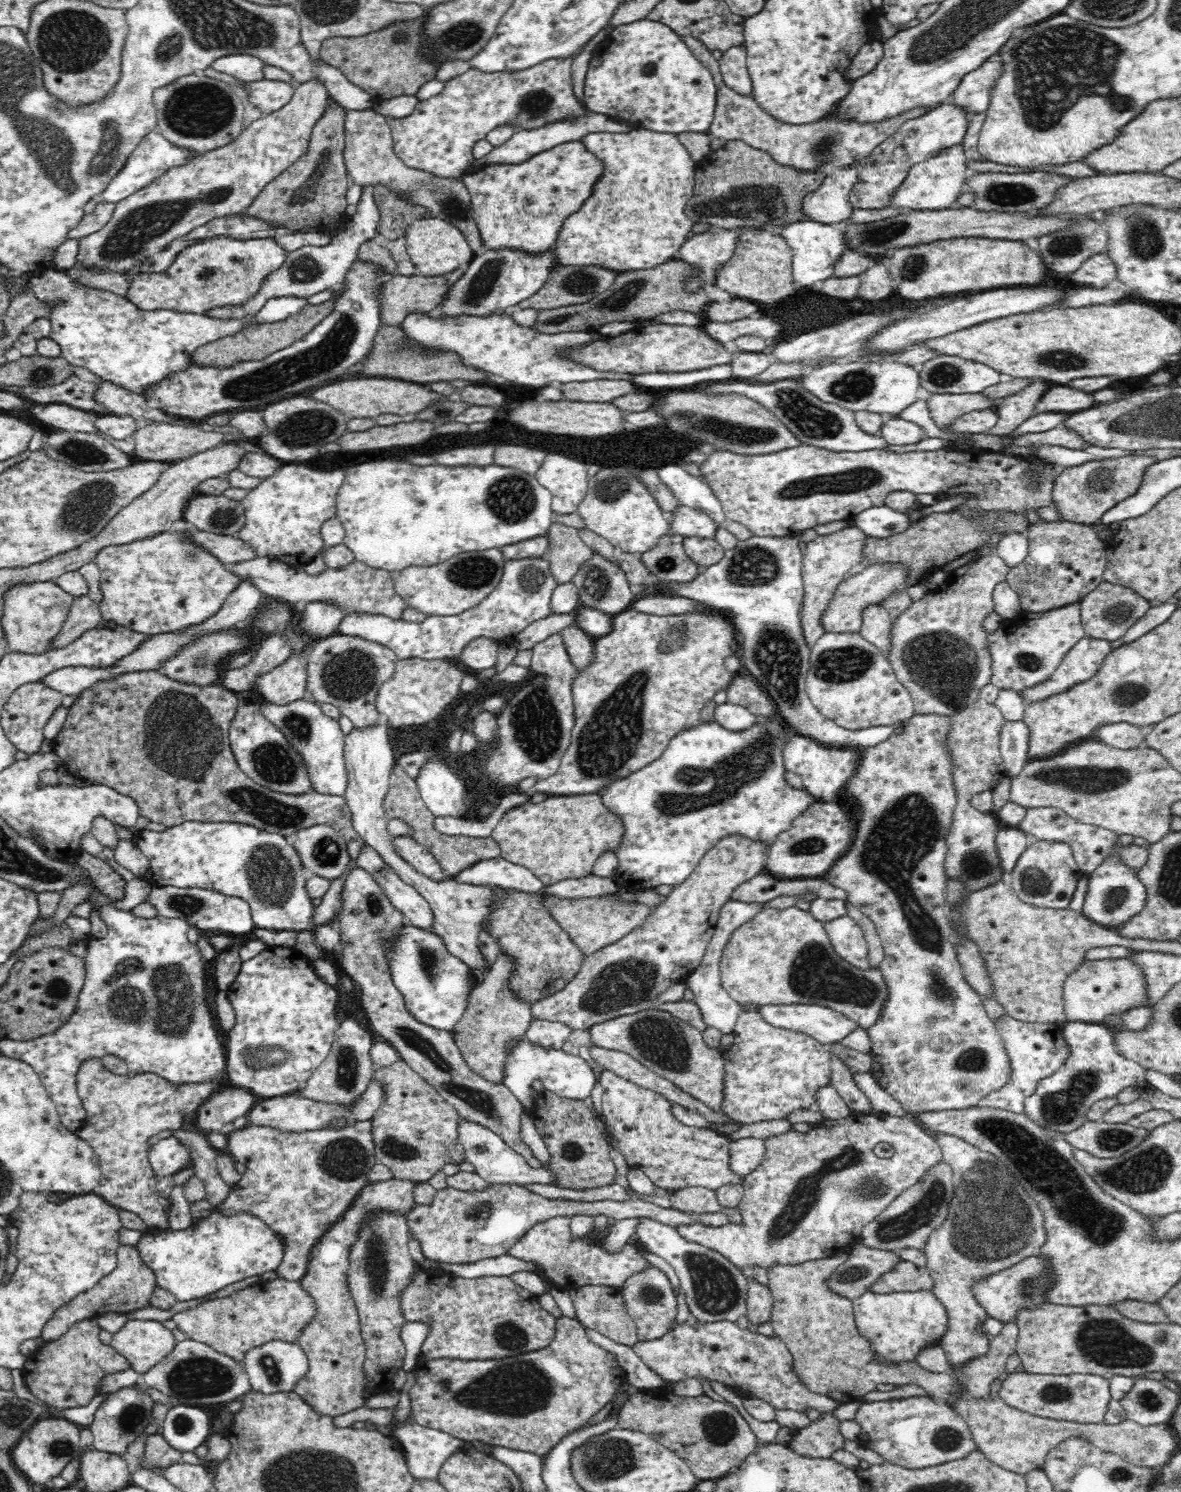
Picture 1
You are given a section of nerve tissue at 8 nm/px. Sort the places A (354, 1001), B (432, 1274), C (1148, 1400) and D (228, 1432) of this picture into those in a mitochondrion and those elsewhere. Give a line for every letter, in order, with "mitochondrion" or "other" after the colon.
A: other
B: other
C: mitochondrion
D: other

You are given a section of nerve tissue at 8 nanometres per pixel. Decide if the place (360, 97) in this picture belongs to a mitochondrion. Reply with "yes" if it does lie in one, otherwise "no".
no

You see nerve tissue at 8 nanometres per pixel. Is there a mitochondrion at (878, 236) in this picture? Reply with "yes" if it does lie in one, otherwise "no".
yes

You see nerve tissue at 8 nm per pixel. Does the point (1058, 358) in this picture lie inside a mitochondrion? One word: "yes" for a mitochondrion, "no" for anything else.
yes

